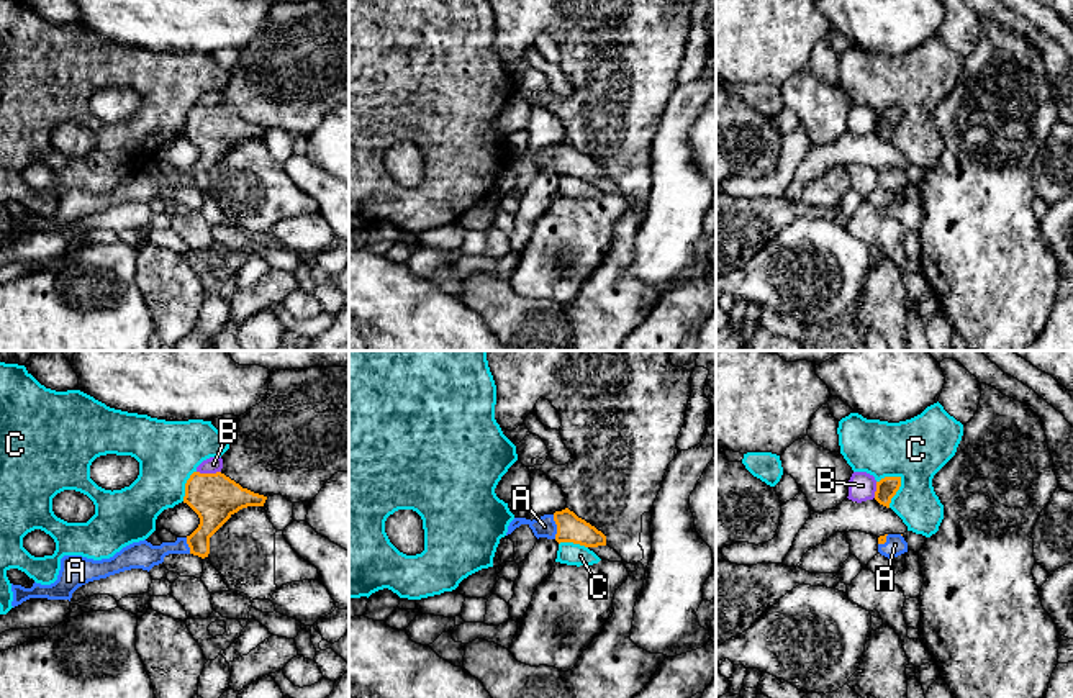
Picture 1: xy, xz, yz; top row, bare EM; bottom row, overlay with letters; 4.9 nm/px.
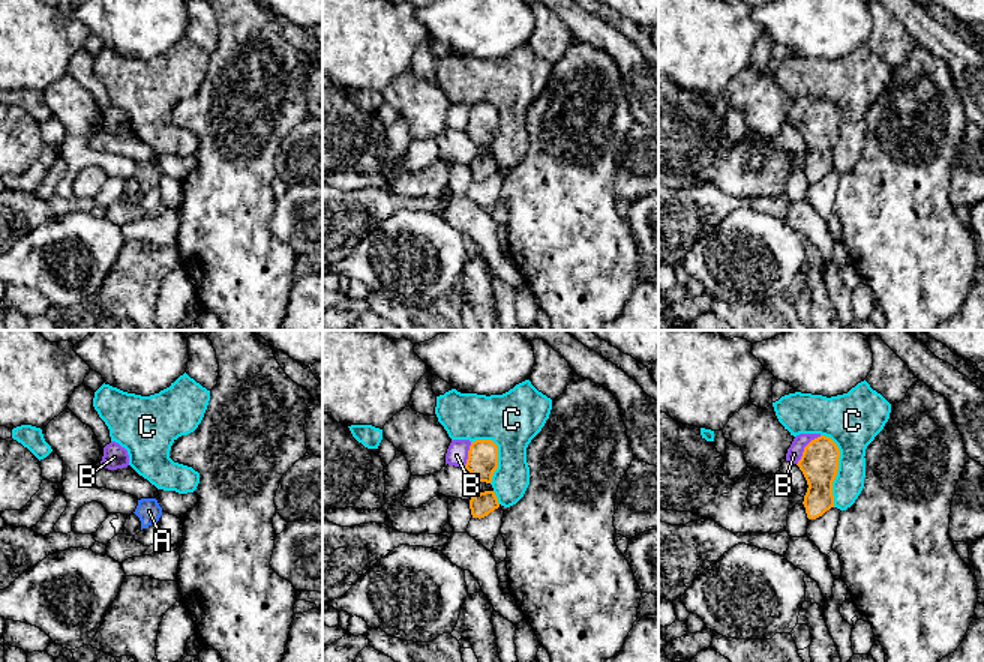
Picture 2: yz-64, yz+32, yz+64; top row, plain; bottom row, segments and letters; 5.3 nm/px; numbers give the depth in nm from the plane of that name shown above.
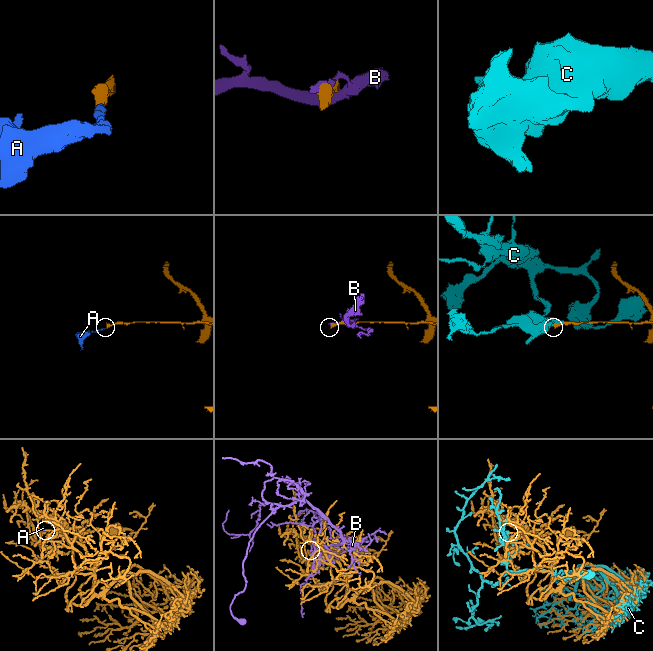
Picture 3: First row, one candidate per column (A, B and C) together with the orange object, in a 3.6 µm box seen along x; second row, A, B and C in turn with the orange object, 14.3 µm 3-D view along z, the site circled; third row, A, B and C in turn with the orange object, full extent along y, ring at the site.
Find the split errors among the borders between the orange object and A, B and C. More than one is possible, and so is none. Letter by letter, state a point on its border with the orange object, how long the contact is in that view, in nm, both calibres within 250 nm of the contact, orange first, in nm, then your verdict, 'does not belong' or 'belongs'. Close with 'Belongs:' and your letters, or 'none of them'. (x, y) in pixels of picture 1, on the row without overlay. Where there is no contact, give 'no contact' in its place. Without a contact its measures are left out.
A: xz (557, 159) | 120 nm | 140/110 nm | belongs
B: xy (208, 107) | 120 nm | 240/80 nm | does not belong
C: yz (896, 123) | 170 nm | 100/300 nm | does not belong
Belongs: A

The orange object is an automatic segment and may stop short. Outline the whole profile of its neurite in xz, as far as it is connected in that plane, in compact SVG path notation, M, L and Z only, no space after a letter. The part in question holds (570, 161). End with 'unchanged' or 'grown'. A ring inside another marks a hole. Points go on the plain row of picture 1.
M568 141L555 144L554 147L544 147L532 154L514 151L508 159L506 169L521 157L527 157L537 172L547 170L555 172L559 177L573 175L585 180L606 179L606 169Z; grown

